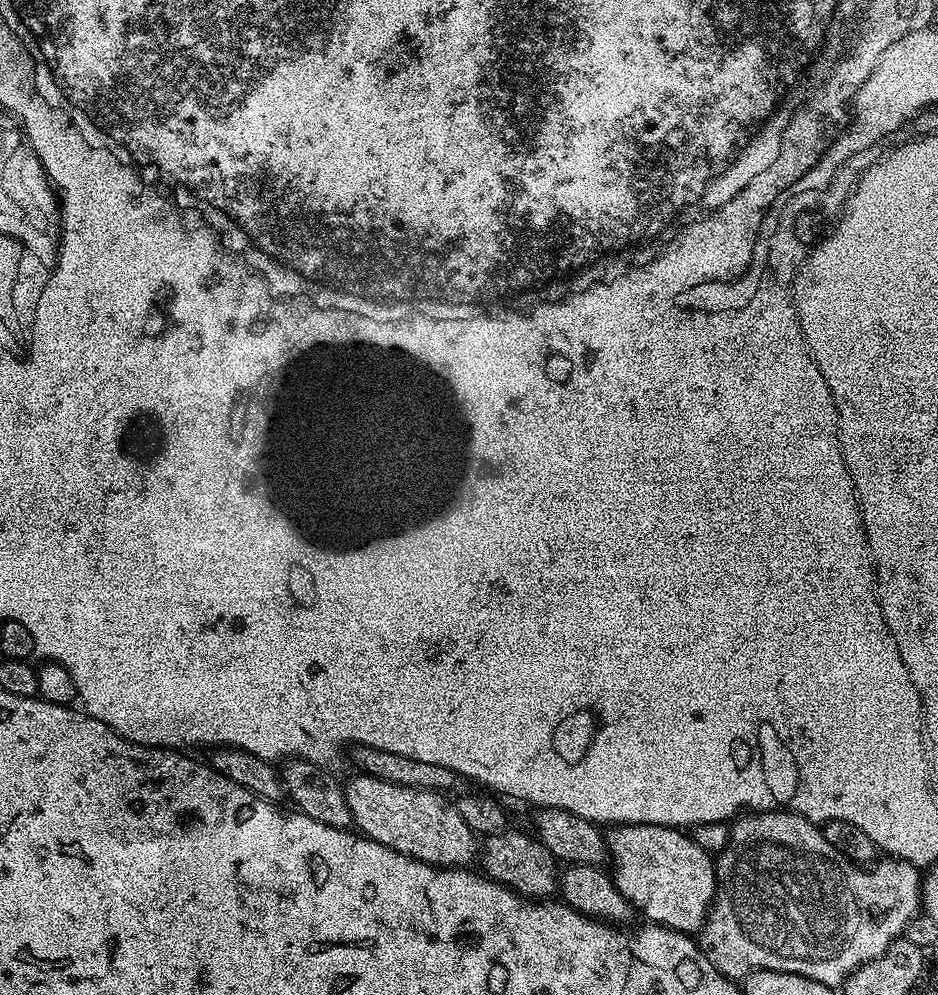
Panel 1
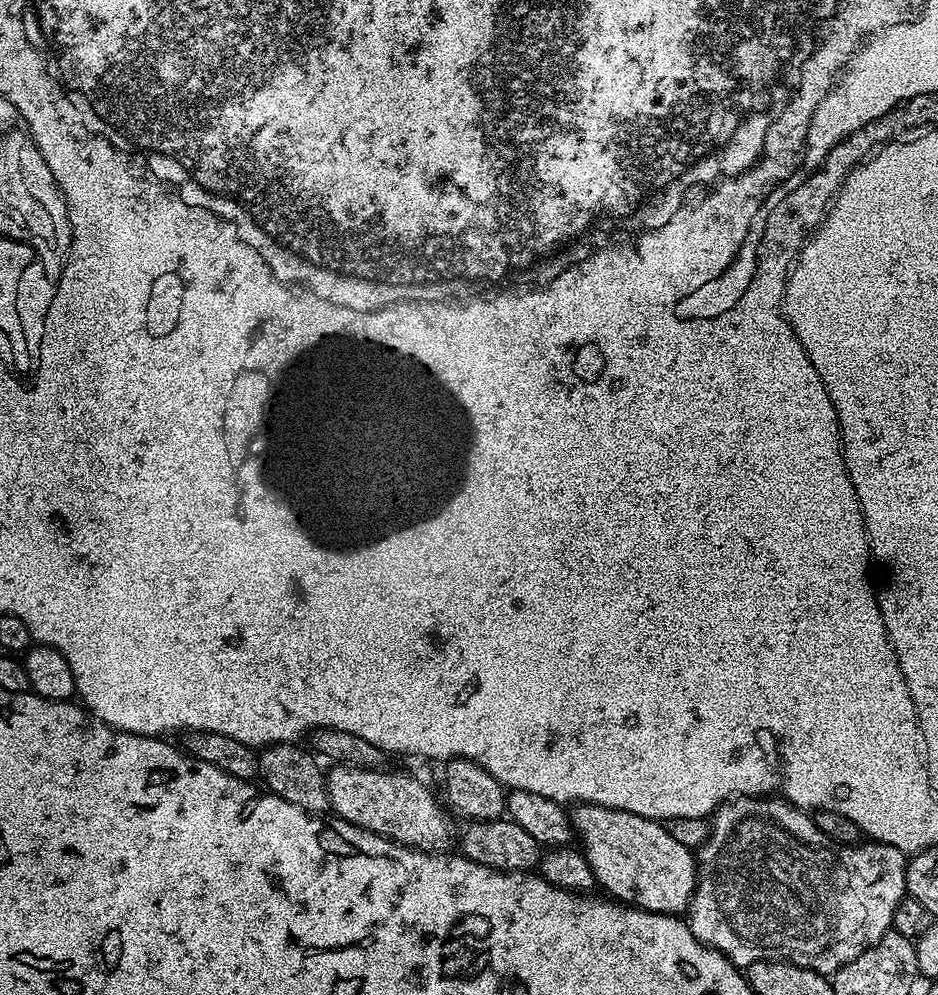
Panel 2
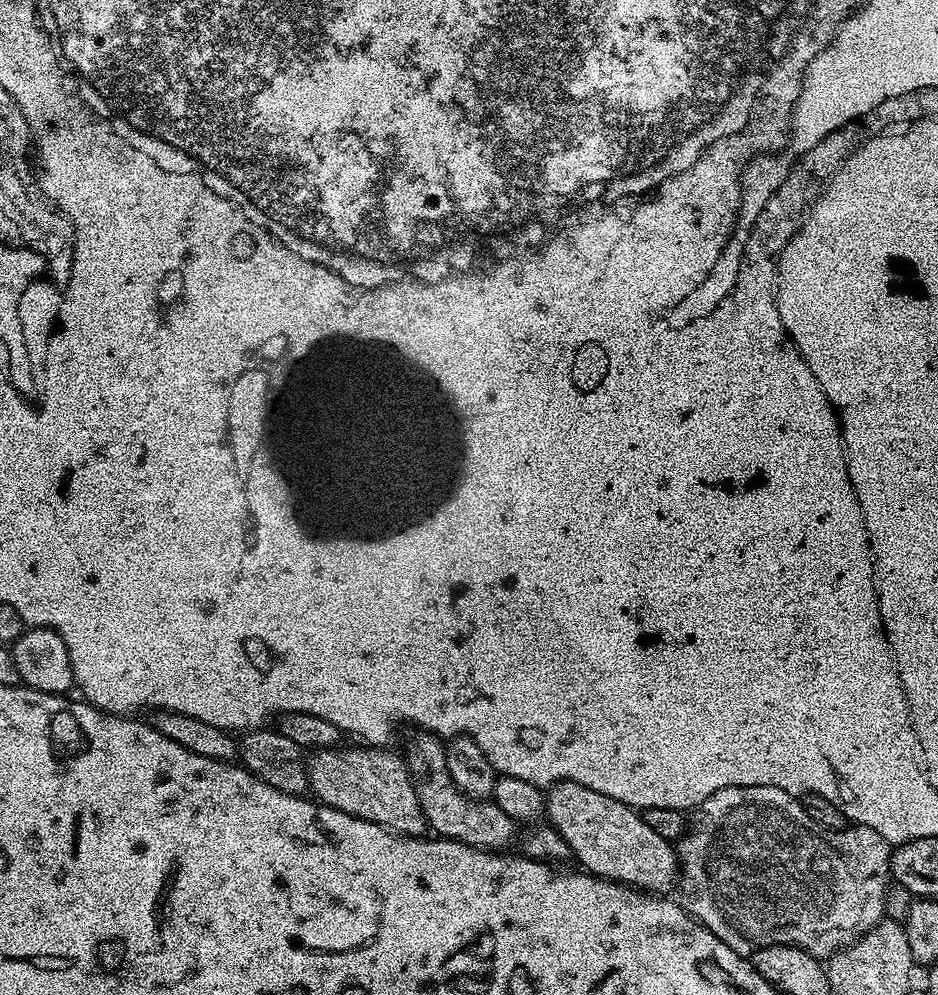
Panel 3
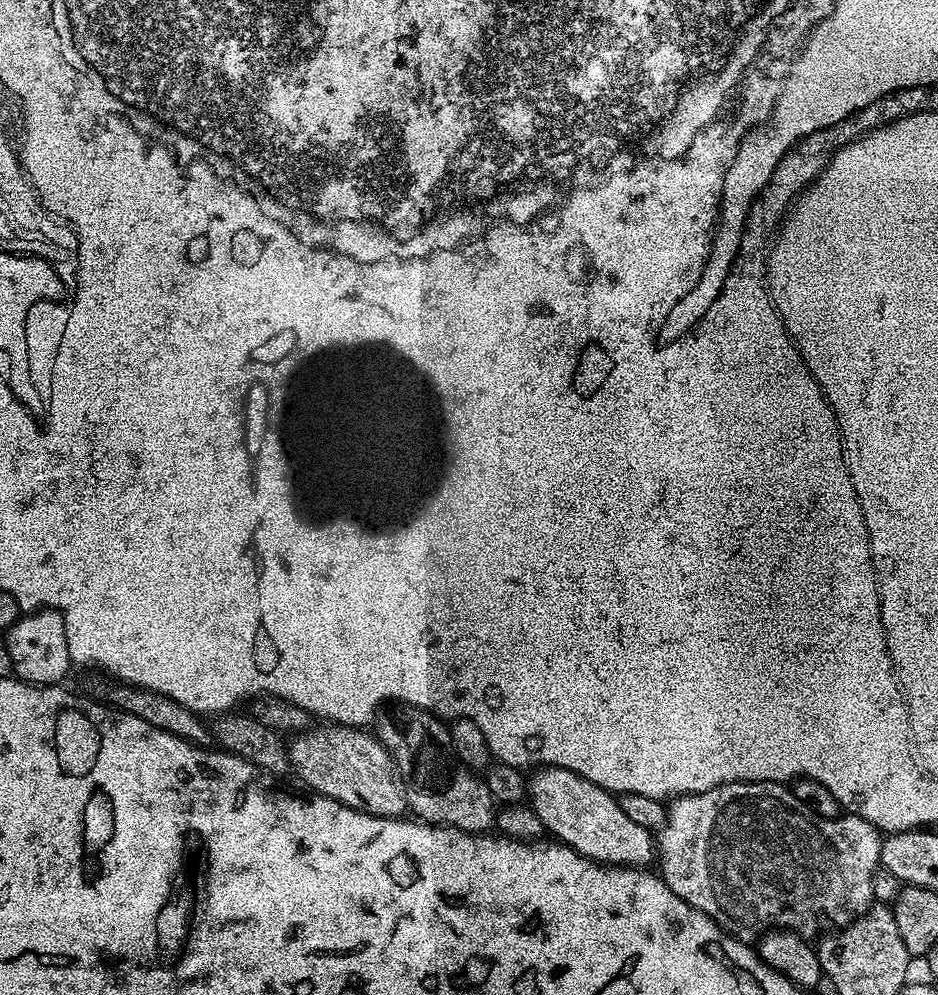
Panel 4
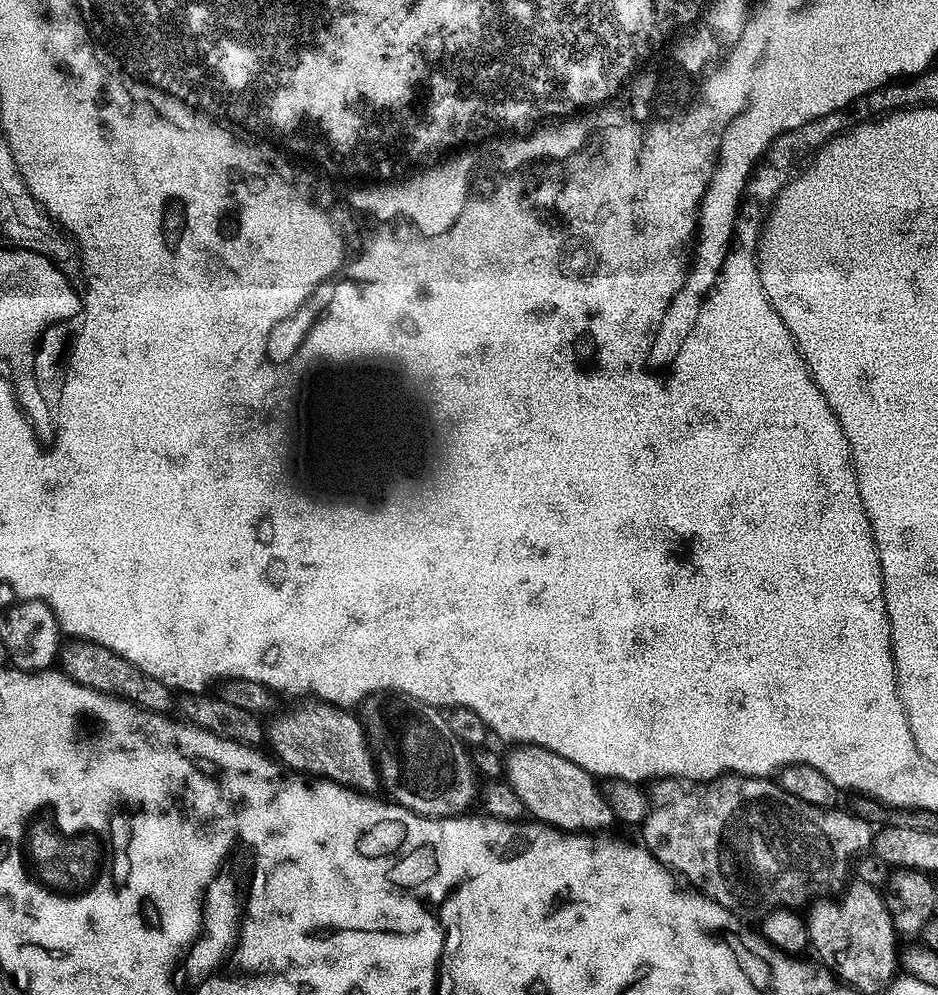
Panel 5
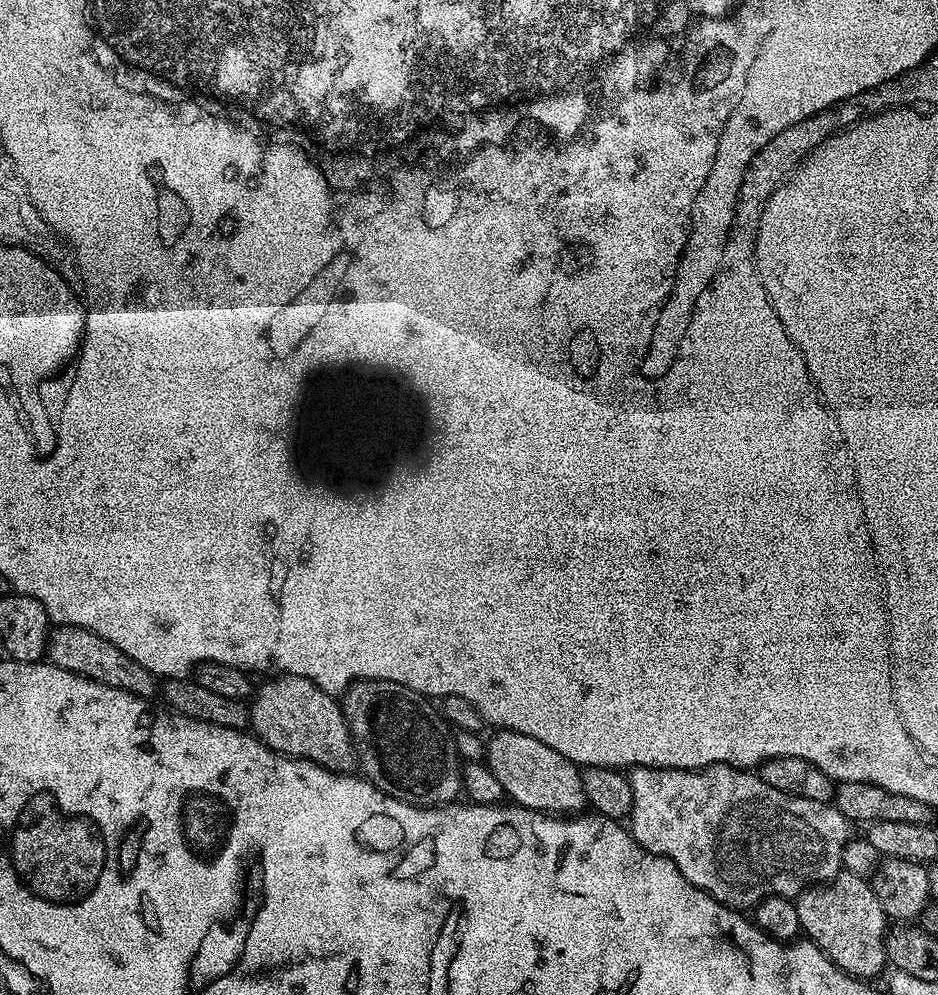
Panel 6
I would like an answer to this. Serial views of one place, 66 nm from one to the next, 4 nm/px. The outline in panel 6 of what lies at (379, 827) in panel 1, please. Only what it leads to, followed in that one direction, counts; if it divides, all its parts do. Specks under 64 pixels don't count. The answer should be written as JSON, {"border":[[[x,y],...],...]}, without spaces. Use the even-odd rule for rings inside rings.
{"border":[[[280,674],[268,679],[272,680],[255,689],[254,699],[250,704],[251,731],[273,752],[301,760],[311,760],[313,764],[328,768],[332,772],[351,773],[358,764],[354,737],[348,728],[348,720],[344,717],[343,707],[338,703],[337,697],[333,693],[324,692],[309,680],[301,680],[299,676]]]}

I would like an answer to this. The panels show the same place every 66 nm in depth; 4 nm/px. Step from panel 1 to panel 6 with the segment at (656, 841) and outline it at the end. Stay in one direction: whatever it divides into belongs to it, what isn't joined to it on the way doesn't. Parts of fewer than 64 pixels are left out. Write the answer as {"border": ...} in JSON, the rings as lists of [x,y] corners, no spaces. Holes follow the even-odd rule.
{"border":[[[500,730],[495,734],[497,736],[493,740],[489,739],[486,744],[486,763],[494,774],[494,778],[498,778],[498,782],[502,782],[505,797],[513,805],[549,814],[580,814],[585,811],[588,796],[582,786],[581,769],[573,761],[567,760],[564,753],[550,750],[550,746],[546,742],[538,742],[537,737],[530,738],[521,732]]]}

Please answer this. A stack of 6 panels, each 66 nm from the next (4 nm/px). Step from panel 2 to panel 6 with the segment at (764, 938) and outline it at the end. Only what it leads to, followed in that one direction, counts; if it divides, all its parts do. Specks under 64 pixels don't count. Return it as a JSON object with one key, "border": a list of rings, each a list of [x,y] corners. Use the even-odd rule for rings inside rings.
{"border":[[[711,764],[709,768],[689,770],[686,768],[632,768],[627,773],[632,791],[632,815],[630,831],[634,839],[648,852],[665,856],[694,886],[698,886],[707,896],[712,896],[727,908],[752,910],[761,904],[766,896],[787,896],[795,898],[806,888],[826,884],[842,870],[842,852],[850,839],[850,821],[844,817],[832,802],[810,801],[804,797],[792,796],[768,785],[759,775],[735,767],[731,764]]]}

